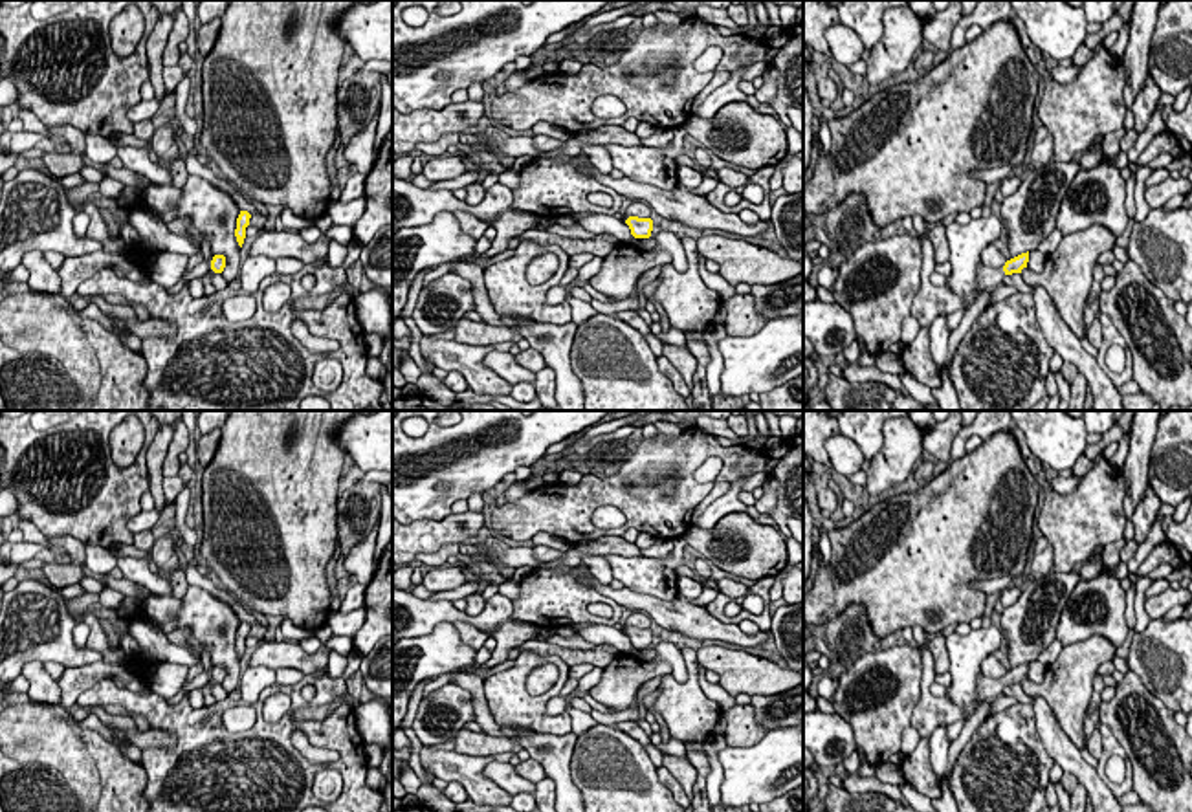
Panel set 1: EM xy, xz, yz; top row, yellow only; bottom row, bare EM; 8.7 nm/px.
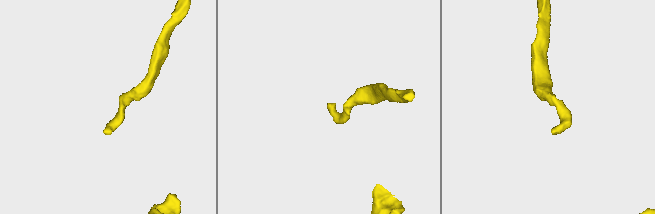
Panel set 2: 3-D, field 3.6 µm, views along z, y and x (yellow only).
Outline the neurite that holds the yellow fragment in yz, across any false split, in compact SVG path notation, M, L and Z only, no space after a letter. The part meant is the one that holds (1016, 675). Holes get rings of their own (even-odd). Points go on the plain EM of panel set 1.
M1029 662L1007 671L1003 678L996 680L987 678L981 673L977 676L977 700L983 704L988 698L996 698L999 693L1003 693L1005 686L1021 684L1021 680L1027 678L1027 673L1029 673Z

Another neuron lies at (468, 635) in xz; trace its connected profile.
M455 621L455 627L460 634L460 640L475 651L484 647L484 642L490 638L490 634L477 631L466 621Z

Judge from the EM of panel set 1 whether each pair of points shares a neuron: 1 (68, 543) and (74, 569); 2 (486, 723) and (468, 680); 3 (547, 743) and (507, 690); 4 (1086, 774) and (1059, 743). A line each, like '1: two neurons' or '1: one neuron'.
1: one neuron
2: one neuron
3: two neurons
4: one neuron

